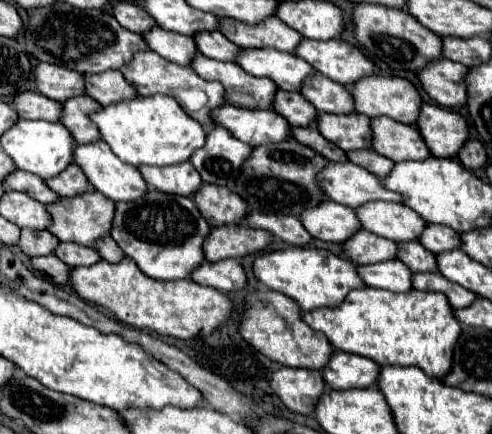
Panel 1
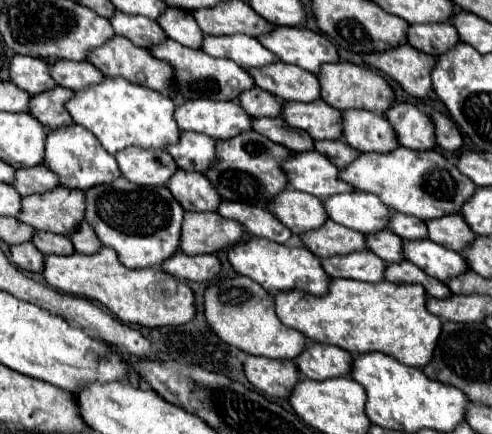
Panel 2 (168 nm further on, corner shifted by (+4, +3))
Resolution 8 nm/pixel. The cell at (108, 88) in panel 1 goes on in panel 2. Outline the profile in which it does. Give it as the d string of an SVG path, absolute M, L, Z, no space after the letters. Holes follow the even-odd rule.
M58 60L50 66L52 80L56 80L58 86L70 88L70 90L82 90L90 84L98 84L104 76L98 68L94 68L90 62L68 62Z

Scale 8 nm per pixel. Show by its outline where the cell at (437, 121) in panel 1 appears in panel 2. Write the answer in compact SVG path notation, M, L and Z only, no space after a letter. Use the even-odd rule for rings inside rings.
M392 104L384 118L392 124L400 146L412 150L432 150L436 146L432 120L414 104Z

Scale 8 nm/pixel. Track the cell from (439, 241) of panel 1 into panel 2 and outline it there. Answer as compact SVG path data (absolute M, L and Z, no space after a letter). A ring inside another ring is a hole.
M392 212L390 222L388 222L388 230L392 230L394 234L398 234L400 238L406 238L406 240L426 238L424 222L418 220L416 216L408 216L402 212Z

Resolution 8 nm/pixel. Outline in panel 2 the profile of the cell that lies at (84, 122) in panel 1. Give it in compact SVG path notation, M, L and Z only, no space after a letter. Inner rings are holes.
M50 88L48 92L40 92L40 96L32 96L30 104L28 104L28 114L34 116L40 124L44 124L46 128L62 128L62 124L70 124L72 118L64 108L64 102L68 98L72 98L72 90L70 88Z

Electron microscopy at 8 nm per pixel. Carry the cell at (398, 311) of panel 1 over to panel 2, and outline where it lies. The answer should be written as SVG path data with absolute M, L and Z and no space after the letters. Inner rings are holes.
M330 280L328 296L312 296L308 292L288 290L274 296L274 308L276 308L276 316L288 328L302 332L314 342L338 346L354 356L366 352L382 352L406 366L422 368L432 358L442 328L442 322L426 310L426 298L428 296L420 284L392 284L386 280L380 280L376 284L358 282L358 280Z

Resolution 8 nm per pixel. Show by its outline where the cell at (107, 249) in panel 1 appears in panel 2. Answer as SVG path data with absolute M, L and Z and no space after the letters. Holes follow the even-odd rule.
M80 222L78 230L70 232L68 238L70 238L74 250L80 252L80 254L94 254L94 252L98 252L98 248L102 246L88 222Z

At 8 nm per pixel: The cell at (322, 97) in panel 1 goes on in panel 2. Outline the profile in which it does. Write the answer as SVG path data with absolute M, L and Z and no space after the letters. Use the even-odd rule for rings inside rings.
M276 62L270 68L248 68L246 70L254 84L282 102L312 102L320 98L320 84L314 74L300 70L292 64Z

